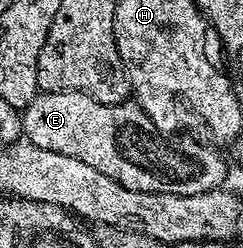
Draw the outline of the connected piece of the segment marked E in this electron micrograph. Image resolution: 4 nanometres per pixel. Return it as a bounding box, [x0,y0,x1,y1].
[21,92,226,196]

